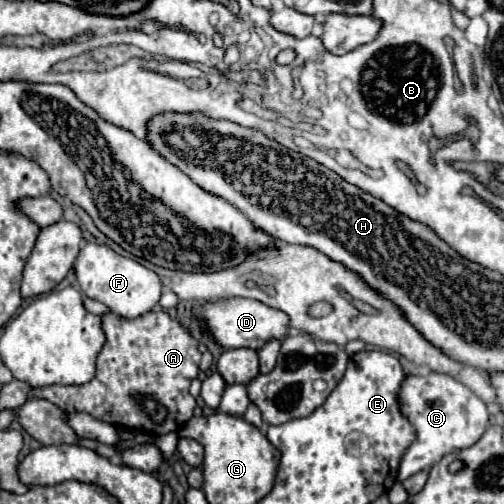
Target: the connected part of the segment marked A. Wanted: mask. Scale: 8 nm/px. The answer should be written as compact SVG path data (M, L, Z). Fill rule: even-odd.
M148 311L136 319L118 319L102 315L106 331L106 347L98 357L96 377L86 385L48 385L28 391L30 399L46 399L70 413L88 413L122 431L144 431L166 435L180 431L194 413L196 399L188 393L190 381L198 377L200 351L198 341L166 311ZM142 397L150 397L158 407L166 409L166 421L156 423L146 413Z

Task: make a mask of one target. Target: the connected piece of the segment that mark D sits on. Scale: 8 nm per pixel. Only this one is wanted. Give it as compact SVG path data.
M230 299L230 301L214 301L202 303L194 307L194 315L206 321L206 327L212 331L214 339L224 349L234 347L248 347L248 349L262 349L270 339L284 341L290 327L290 317L284 311L272 309L254 299Z

